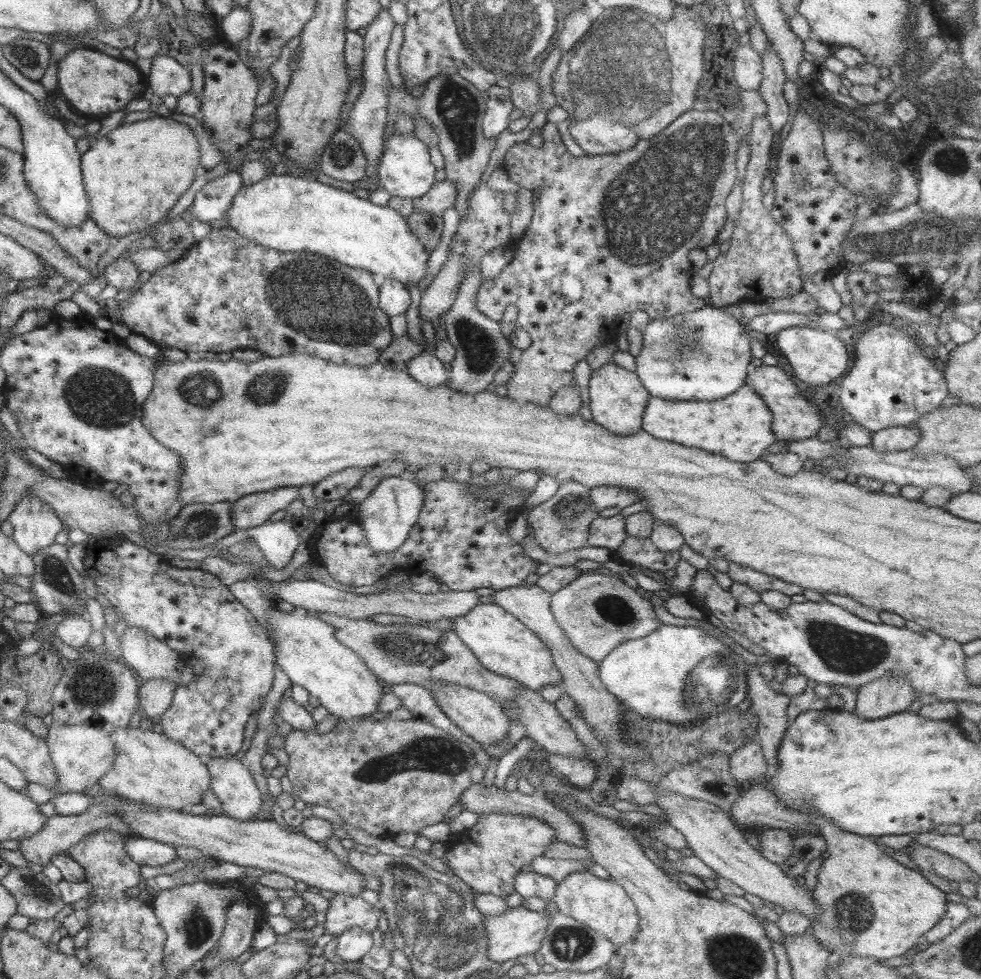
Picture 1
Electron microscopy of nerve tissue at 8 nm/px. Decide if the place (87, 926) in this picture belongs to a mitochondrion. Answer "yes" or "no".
no

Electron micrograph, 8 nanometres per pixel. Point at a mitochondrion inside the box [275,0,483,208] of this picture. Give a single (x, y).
(457, 107)

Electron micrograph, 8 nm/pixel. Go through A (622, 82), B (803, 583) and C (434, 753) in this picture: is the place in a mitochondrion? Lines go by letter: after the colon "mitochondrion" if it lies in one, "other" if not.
A: mitochondrion
B: other
C: mitochondrion

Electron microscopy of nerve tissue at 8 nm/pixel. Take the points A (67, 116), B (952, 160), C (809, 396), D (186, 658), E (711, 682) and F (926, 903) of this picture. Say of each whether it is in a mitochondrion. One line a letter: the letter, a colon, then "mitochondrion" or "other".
A: other
B: mitochondrion
C: other
D: other
E: mitochondrion
F: other

